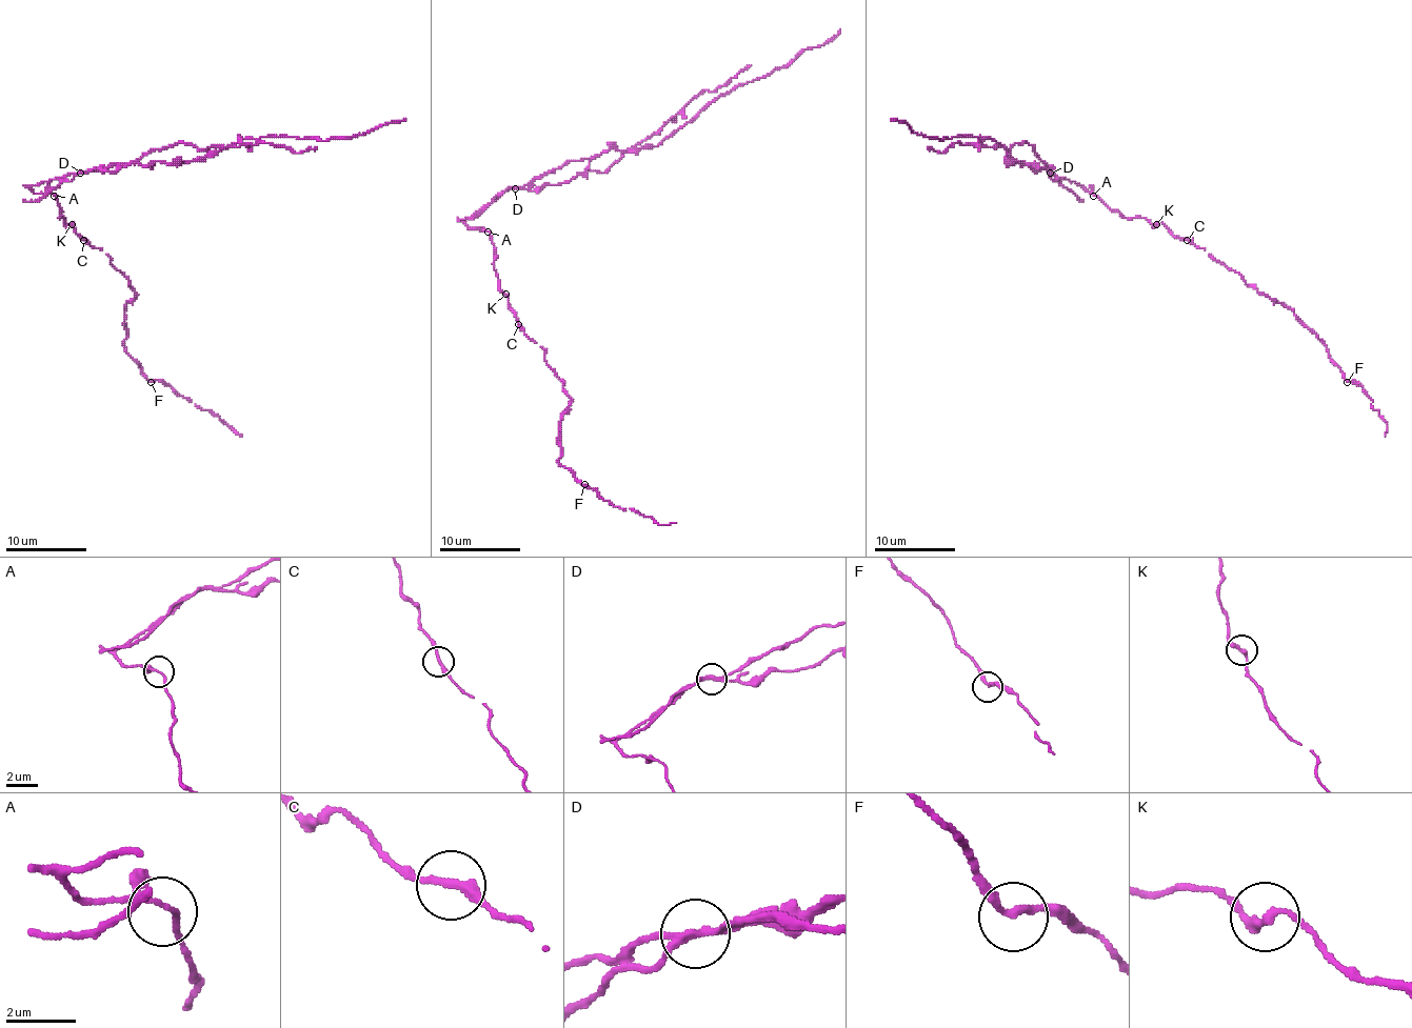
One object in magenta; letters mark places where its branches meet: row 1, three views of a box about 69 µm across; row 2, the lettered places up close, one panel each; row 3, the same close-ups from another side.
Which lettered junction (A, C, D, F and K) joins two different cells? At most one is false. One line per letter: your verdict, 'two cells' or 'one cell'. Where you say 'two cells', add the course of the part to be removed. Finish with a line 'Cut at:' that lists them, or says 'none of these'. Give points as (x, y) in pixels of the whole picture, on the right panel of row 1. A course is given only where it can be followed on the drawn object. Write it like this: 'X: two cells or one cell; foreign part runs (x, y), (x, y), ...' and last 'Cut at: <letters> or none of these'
A: one cell
C: one cell
D: two cells; foreign part runs (1051, 173), (1053, 172), (1033, 150), (1034, 146), (1014, 143), (1007, 148), (959, 143), (941, 153), (928, 146)
F: one cell
K: one cell
Cut at: D

